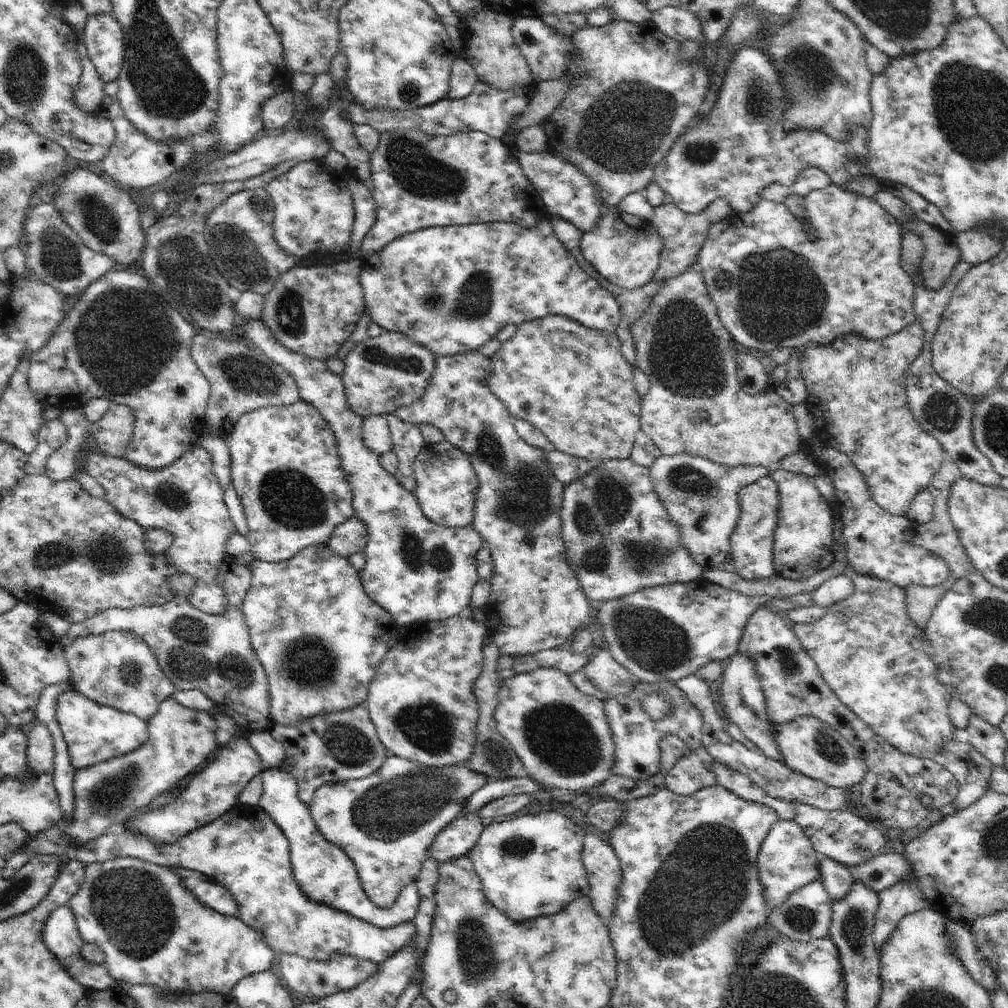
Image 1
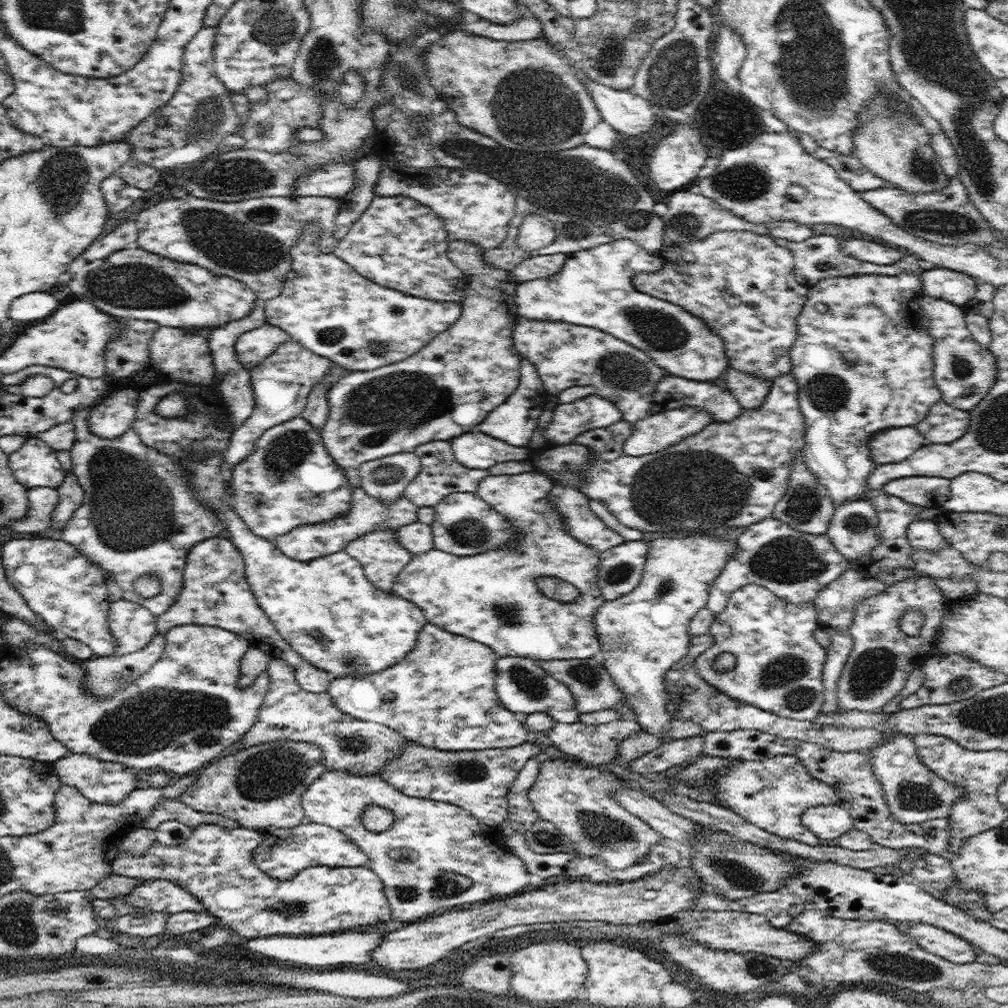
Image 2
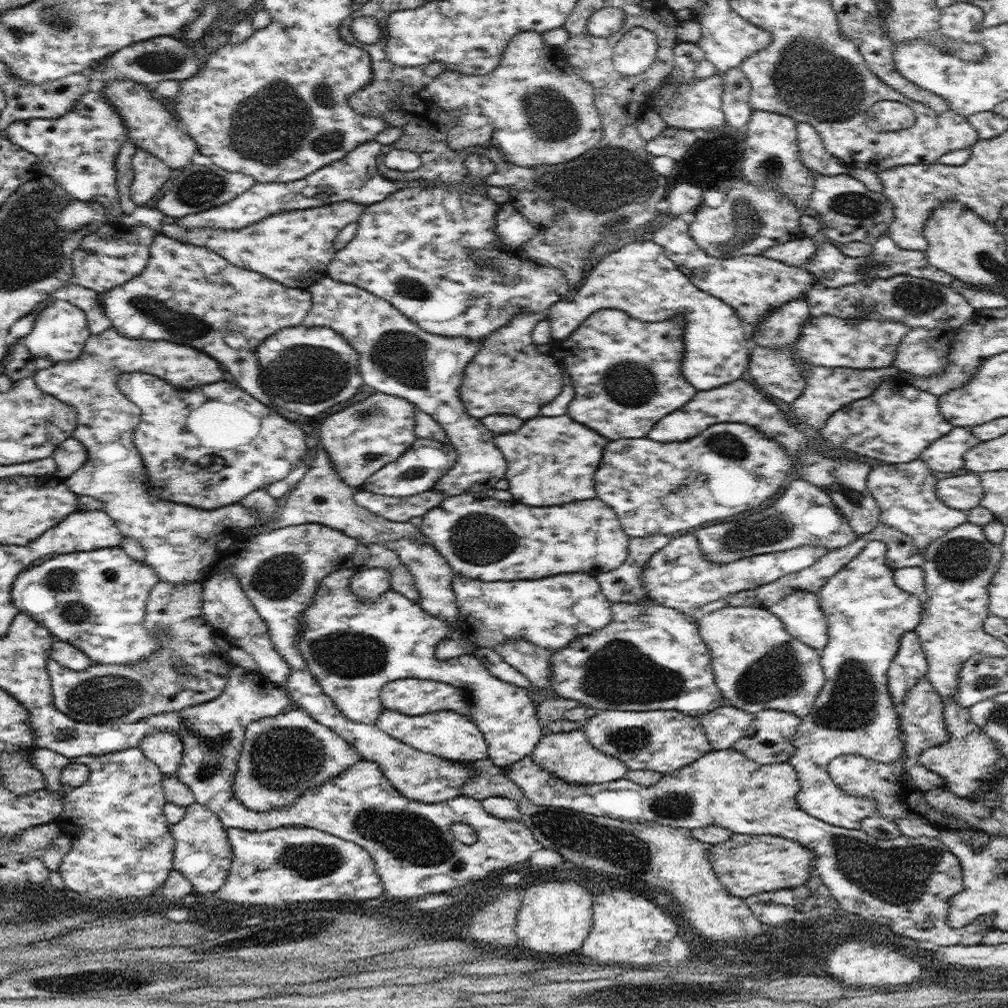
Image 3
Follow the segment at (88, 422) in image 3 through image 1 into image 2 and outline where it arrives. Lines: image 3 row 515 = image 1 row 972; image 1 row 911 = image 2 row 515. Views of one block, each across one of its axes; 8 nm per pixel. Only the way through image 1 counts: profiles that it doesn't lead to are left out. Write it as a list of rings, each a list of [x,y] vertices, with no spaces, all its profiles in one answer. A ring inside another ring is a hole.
[[[106,395],[88,408],[76,411],[72,418],[76,425],[75,441],[69,451],[74,462],[73,473],[85,491],[82,504],[63,528],[61,540],[78,550],[88,561],[100,566],[106,572],[106,577],[112,578],[122,588],[124,600],[140,604],[159,616],[168,611],[182,589],[184,567],[190,550],[204,540],[218,537],[227,527],[217,520],[214,510],[198,500],[190,484],[192,478],[186,476],[182,461],[144,444],[134,428],[126,430],[114,440],[100,438],[90,432],[90,409],[102,401],[106,401]],[[148,572],[156,573],[161,583],[160,594],[152,599],[138,597],[132,587],[140,575]]]

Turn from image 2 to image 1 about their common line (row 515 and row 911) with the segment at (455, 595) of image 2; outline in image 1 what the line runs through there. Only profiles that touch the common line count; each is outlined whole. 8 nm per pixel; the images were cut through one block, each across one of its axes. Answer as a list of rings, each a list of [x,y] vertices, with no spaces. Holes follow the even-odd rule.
[[[560,812],[517,816],[512,821],[487,826],[467,856],[472,860],[474,871],[480,878],[485,898],[509,920],[521,924],[557,914],[574,900],[590,895],[589,877],[581,854],[584,836],[584,828],[562,816]]]

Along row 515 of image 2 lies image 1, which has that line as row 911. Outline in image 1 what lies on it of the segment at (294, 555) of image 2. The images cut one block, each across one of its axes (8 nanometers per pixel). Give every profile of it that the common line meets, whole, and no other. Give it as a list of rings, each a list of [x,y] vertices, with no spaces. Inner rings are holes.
[[[281,769],[263,771],[262,794],[258,807],[261,807],[278,824],[290,842],[292,873],[302,891],[312,901],[326,903],[335,910],[346,912],[359,920],[368,922],[378,929],[388,929],[412,921],[417,914],[420,896],[416,880],[410,882],[400,892],[395,904],[388,910],[379,908],[368,899],[359,880],[355,865],[342,848],[331,844],[316,827],[308,805],[299,800],[297,781]]]

